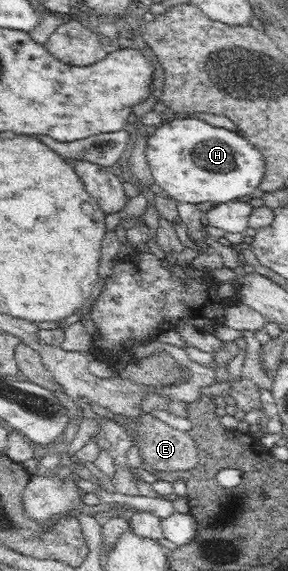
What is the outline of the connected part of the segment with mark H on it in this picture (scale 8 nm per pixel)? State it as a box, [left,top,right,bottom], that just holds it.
[147,119,266,213]

